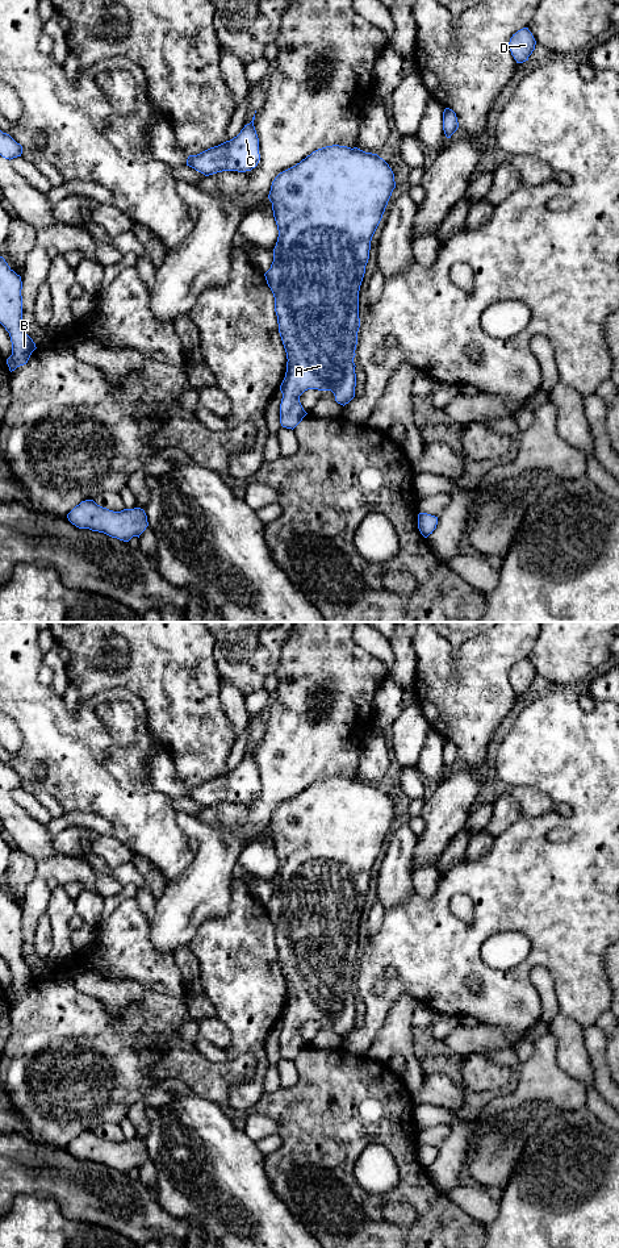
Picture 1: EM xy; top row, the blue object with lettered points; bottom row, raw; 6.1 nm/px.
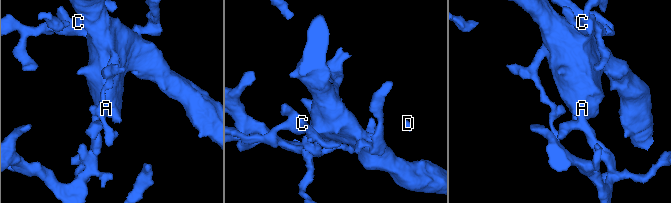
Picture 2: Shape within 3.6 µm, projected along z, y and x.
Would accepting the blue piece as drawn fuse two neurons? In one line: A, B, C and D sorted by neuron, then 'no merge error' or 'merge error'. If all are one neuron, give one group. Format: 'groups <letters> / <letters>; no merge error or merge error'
groups A B C D; no merge error

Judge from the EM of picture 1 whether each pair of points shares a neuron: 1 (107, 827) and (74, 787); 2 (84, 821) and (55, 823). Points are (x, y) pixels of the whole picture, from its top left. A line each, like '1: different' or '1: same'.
1: different
2: same

